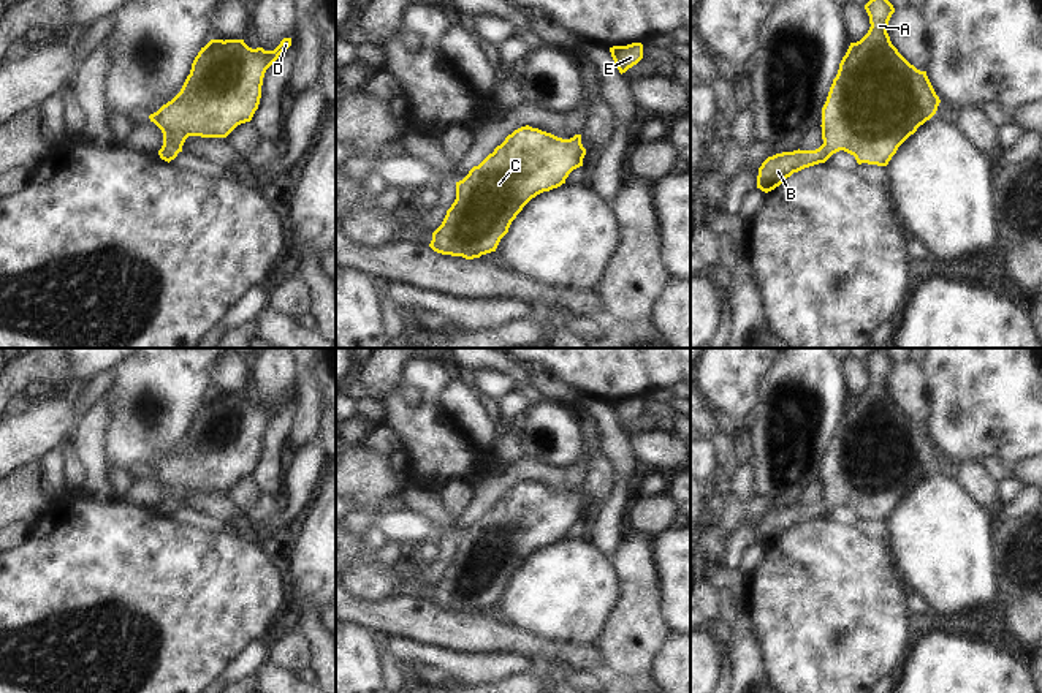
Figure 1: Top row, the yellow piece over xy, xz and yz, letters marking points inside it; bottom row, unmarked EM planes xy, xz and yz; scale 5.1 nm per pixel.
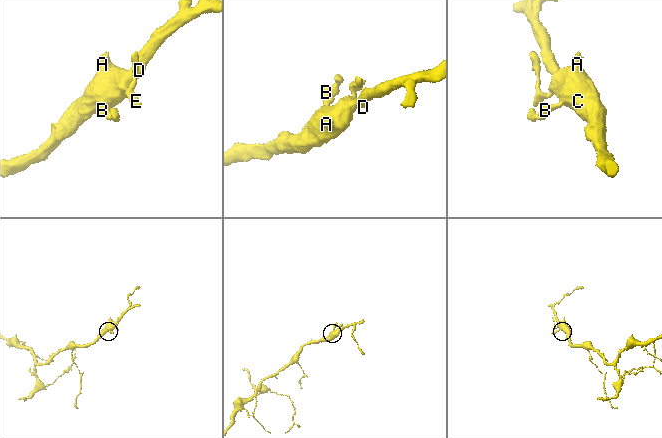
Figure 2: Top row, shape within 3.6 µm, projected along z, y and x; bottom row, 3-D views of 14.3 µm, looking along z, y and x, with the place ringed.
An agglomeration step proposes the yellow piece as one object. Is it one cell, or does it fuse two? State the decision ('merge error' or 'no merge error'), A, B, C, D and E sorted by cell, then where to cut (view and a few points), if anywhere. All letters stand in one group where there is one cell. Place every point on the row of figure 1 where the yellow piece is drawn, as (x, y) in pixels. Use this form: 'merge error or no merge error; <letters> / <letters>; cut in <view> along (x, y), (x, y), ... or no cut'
no merge error; A B C D E; no cut

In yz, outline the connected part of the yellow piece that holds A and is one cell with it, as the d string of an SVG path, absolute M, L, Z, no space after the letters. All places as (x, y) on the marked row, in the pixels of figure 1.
M869 0L865 5L869 30L857 43L850 43L822 108L822 139L816 150L793 150L768 157L759 168L757 188L768 193L793 172L825 163L833 153L844 150L857 163L887 166L898 147L930 120L941 103L926 71L911 65L892 44L887 25L895 13L888 0Z

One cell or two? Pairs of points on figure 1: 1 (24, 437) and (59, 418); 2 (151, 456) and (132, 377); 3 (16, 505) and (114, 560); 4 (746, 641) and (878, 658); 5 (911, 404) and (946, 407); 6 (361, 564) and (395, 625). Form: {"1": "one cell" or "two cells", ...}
{"1": "one cell", "2": "one cell", "3": "two cells", "4": "two cells", "5": "two cells", "6": "two cells"}

